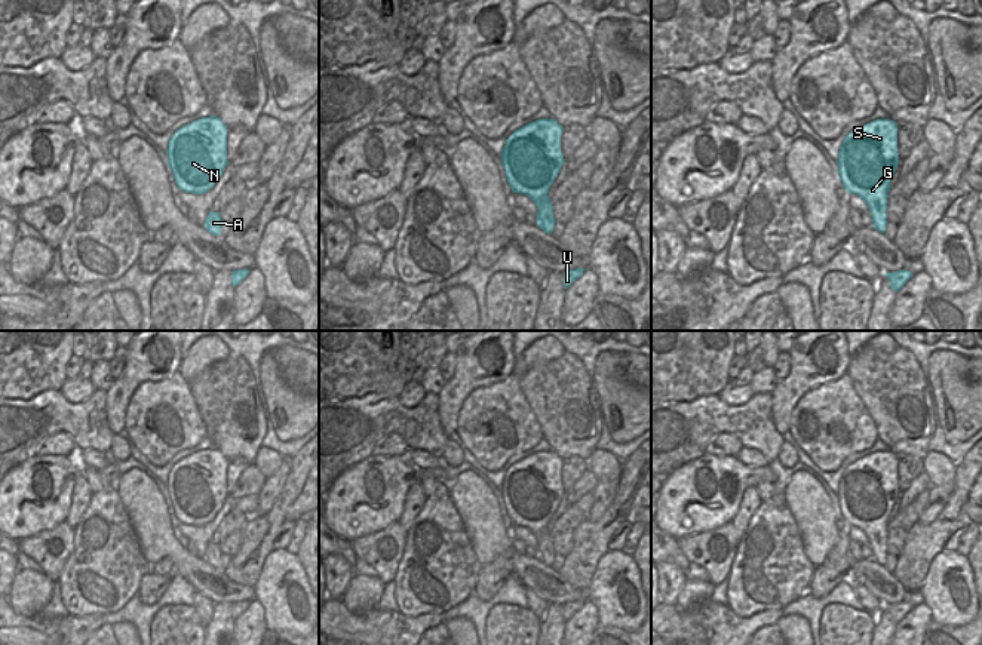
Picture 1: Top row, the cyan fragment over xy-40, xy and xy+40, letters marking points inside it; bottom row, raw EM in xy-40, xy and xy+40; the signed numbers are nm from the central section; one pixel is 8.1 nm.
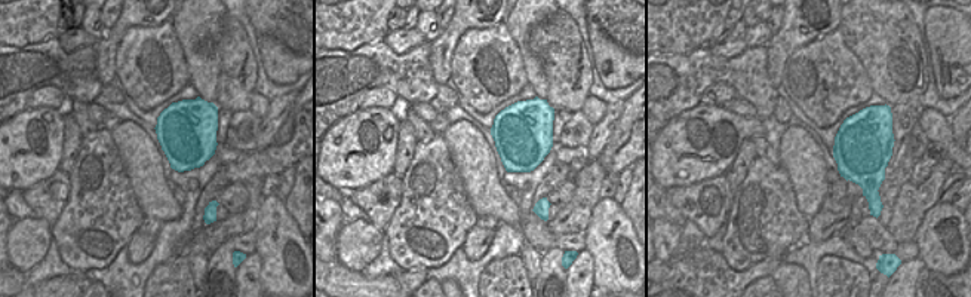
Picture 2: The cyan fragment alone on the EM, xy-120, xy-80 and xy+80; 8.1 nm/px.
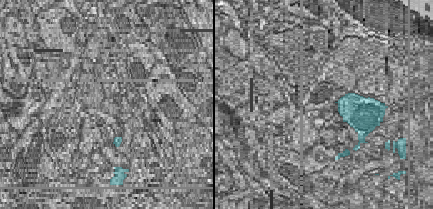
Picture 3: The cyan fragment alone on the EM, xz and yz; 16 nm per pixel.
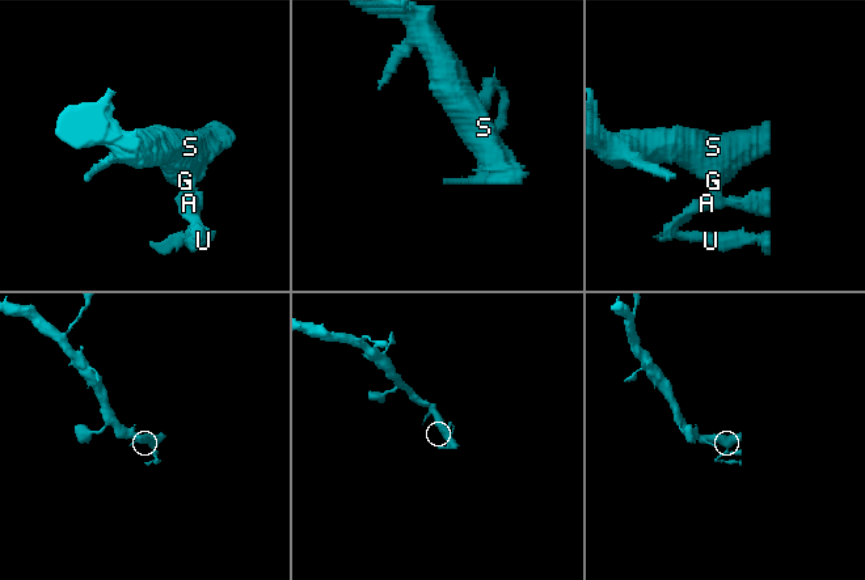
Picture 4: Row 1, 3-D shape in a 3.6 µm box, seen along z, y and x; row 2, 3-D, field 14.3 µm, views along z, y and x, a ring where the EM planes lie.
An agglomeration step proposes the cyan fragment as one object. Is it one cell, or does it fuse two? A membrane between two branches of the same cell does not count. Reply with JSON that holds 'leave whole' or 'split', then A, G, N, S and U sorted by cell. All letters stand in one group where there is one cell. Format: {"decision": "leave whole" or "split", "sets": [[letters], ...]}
{"decision": "split", "sets": [["A", "U"], ["G", "N", "S"]]}

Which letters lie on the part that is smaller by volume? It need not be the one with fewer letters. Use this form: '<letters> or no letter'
A, U.

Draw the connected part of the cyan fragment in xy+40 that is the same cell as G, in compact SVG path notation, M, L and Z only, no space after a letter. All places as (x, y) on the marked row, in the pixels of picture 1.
M877 119L844 138L835 163L844 188L857 194L871 212L887 205L890 179L899 162L897 123Z

